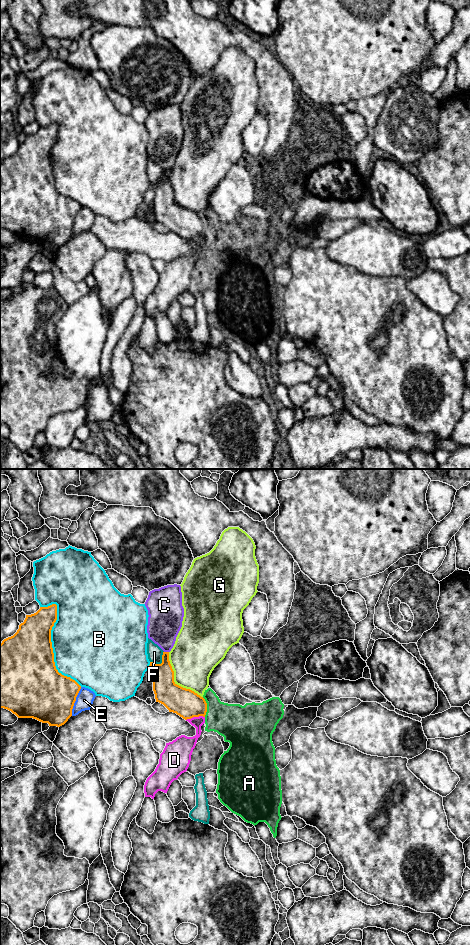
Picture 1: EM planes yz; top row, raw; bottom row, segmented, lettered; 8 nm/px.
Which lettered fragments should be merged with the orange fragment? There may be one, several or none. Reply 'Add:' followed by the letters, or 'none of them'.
Add: none of them

